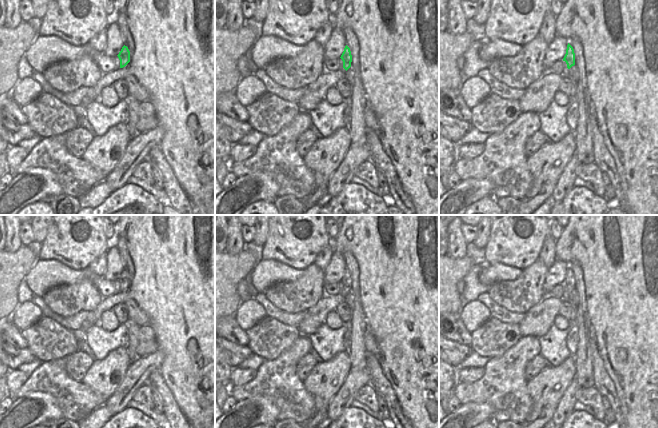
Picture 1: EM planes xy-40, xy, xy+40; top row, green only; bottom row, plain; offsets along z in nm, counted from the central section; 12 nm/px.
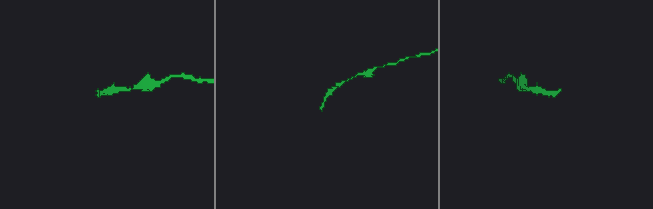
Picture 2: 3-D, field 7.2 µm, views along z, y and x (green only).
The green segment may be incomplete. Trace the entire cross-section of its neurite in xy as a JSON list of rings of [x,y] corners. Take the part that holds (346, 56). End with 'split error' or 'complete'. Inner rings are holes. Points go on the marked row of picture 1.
[[[346,45],[340,57],[343,61],[343,68],[347,71],[351,67],[352,55],[350,48]]]; complete

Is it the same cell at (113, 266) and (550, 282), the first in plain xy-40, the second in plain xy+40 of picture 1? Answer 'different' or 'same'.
same

